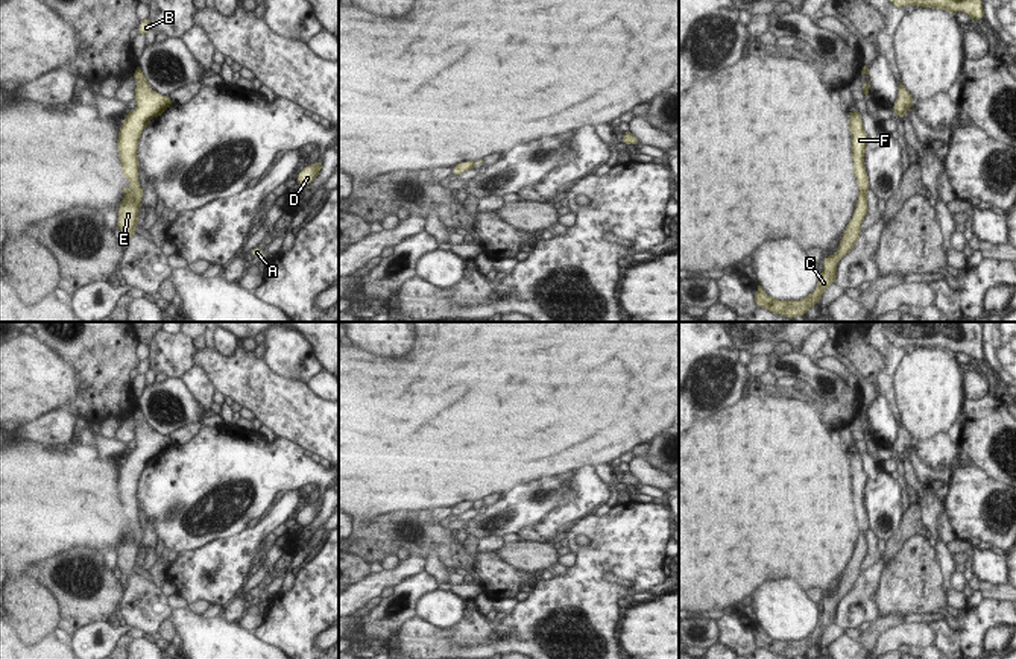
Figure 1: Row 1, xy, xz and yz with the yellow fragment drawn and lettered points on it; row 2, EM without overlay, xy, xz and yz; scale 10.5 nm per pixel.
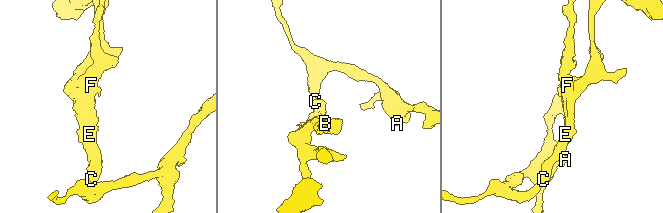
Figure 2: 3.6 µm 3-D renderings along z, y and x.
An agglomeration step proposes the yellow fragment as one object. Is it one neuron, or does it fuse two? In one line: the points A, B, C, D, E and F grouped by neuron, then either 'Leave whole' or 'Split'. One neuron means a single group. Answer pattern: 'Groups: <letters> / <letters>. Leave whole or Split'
Groups: A C D E / B F. Split

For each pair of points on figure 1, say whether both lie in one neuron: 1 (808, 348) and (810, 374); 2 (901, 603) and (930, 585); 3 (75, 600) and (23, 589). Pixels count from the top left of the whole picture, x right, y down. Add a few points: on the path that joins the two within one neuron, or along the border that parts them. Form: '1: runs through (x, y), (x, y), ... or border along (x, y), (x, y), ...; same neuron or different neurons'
1: border along (801, 353), (813, 359); different neurons
2: runs through (908, 595), (922, 585); same neuron
3: border along (29, 576), (56, 599), (59, 626); different neurons

